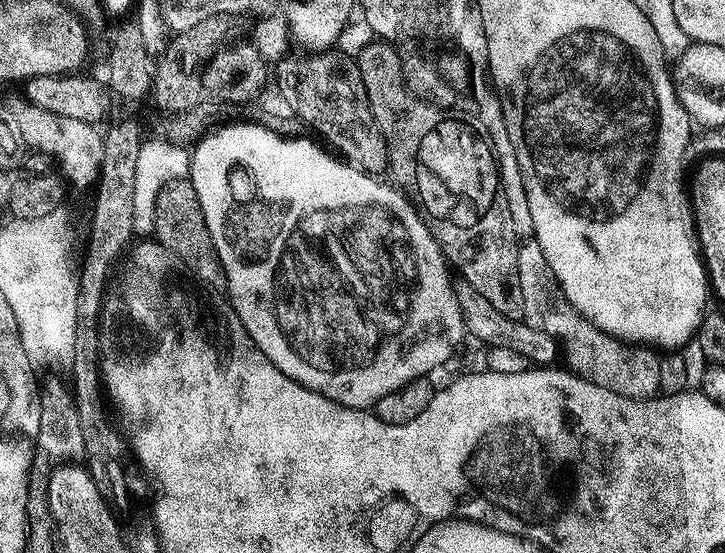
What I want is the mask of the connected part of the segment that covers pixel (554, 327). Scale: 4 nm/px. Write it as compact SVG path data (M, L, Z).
M535 238L520 244L518 278L522 286L523 320L534 326L534 330L546 330L546 334L555 336L557 341L568 343L569 350L581 360L575 367L576 375L606 390L614 390L614 394L635 400L648 400L660 392L661 357L657 349L620 339L589 321L560 288L556 275L550 270L550 262L546 262L546 254L542 254L542 246L538 246Z

